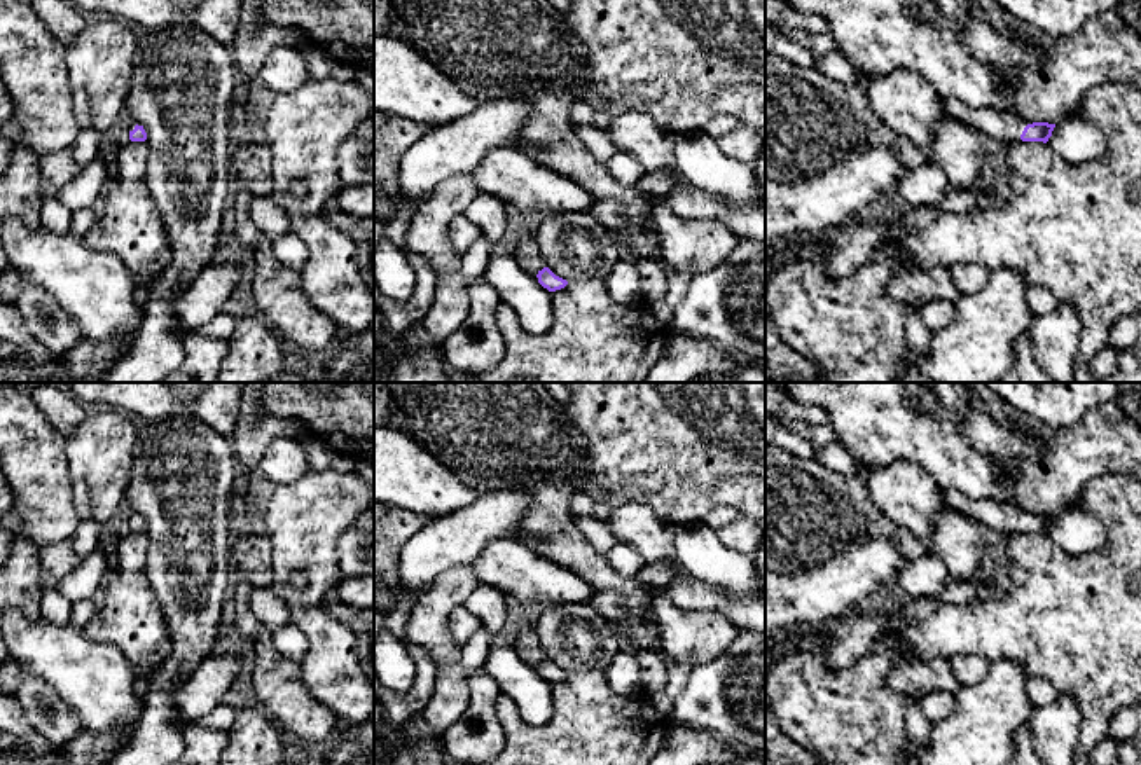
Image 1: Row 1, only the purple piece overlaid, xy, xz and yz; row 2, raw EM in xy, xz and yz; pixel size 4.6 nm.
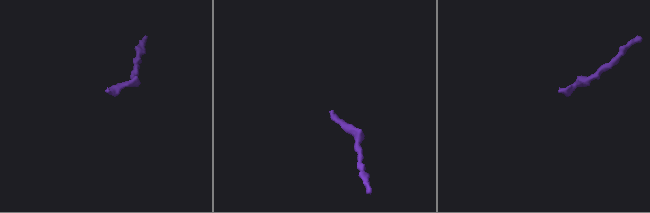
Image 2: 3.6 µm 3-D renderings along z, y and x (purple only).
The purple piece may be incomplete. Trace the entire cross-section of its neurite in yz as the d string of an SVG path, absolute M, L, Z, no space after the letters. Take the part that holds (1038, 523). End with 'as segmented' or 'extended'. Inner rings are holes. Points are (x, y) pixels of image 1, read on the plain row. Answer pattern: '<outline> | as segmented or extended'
M942 491L949 508L984 524L994 540L1010 533L1043 533L1052 527L1055 515L1027 513L1012 503L992 500L970 500L959 491Z | extended

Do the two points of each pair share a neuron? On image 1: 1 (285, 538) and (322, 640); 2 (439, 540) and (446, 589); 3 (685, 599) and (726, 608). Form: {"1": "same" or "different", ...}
{"1": "same", "2": "different", "3": "same"}

